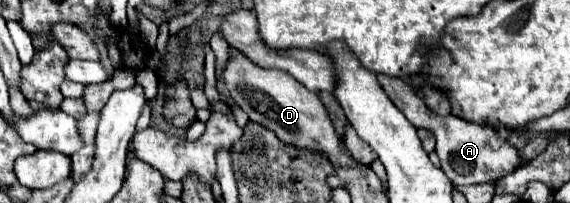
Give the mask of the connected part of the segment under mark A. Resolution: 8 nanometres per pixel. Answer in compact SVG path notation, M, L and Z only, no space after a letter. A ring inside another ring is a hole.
M378 74L378 82L388 94L388 98L394 102L394 106L416 126L416 128L426 128L434 132L436 136L436 154L440 158L444 174L450 178L454 186L462 184L484 184L484 182L496 182L504 176L508 176L514 168L520 168L524 162L514 146L510 146L504 138L502 132L490 128L490 126L480 126L480 124L470 124L464 122L458 116L438 116L432 114L422 98L412 90L412 86L402 80L402 78L386 78L386 74Z

